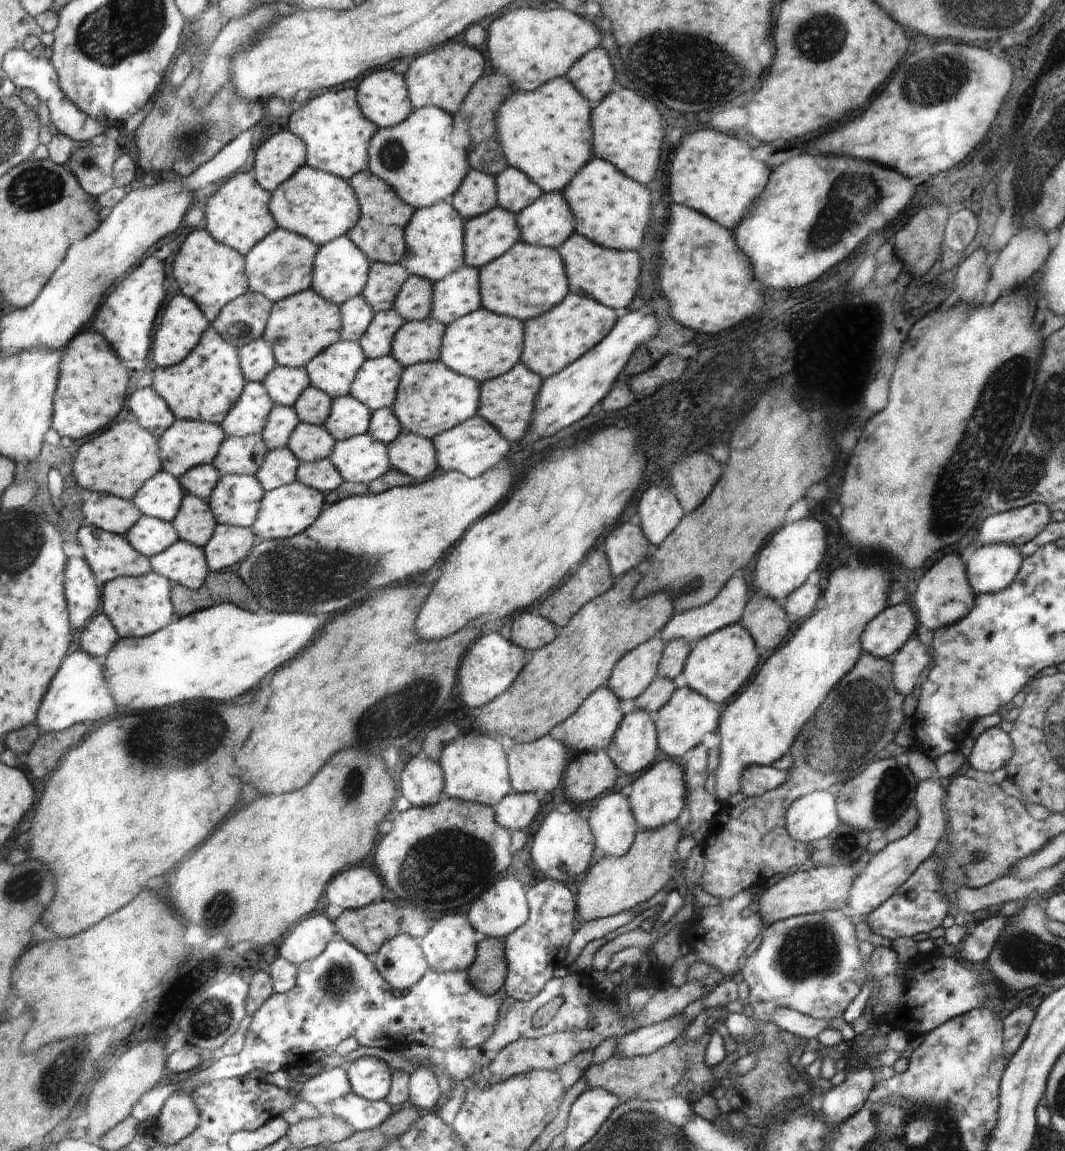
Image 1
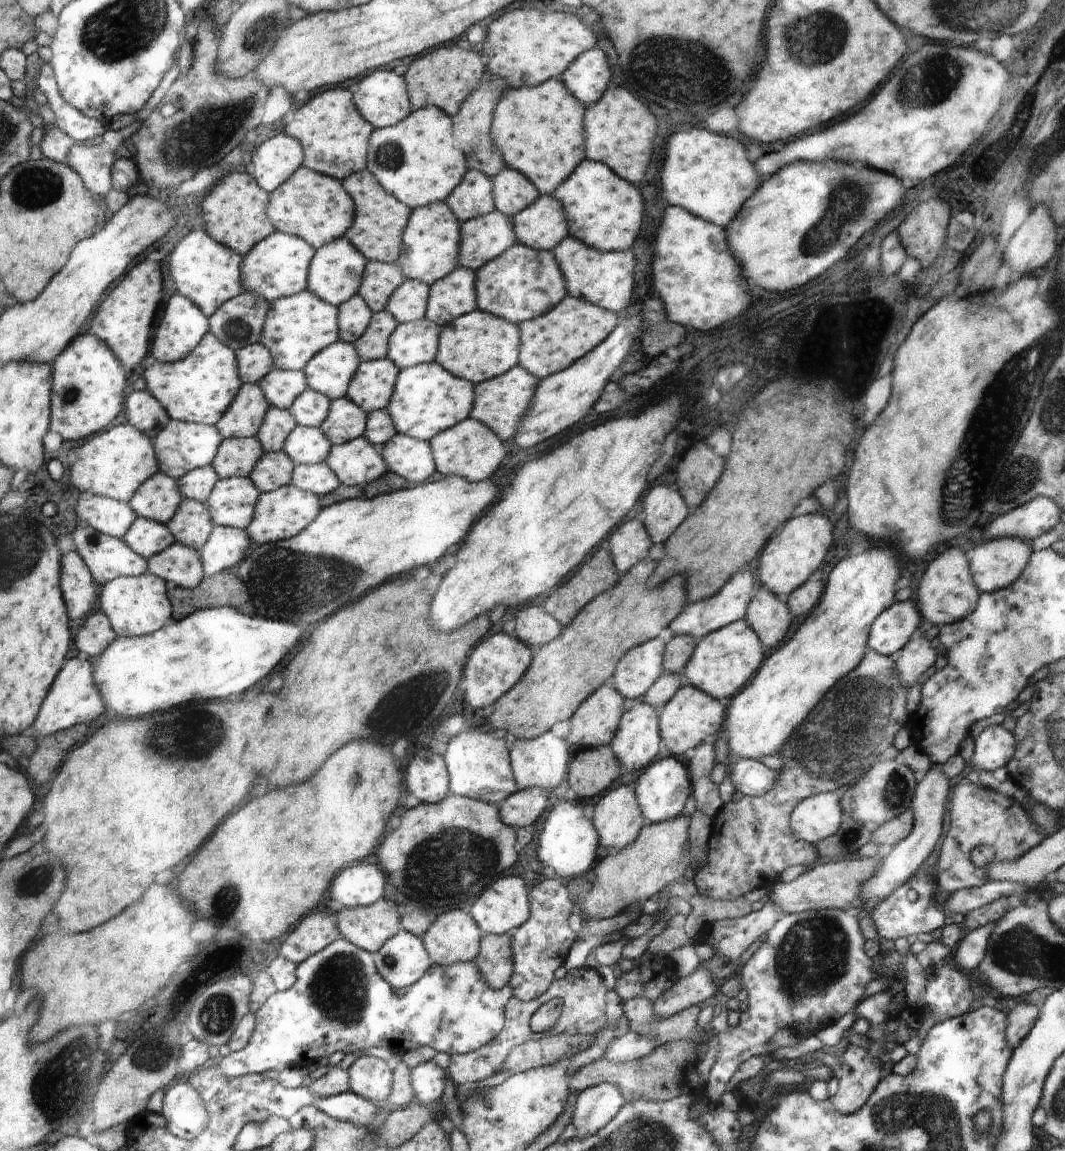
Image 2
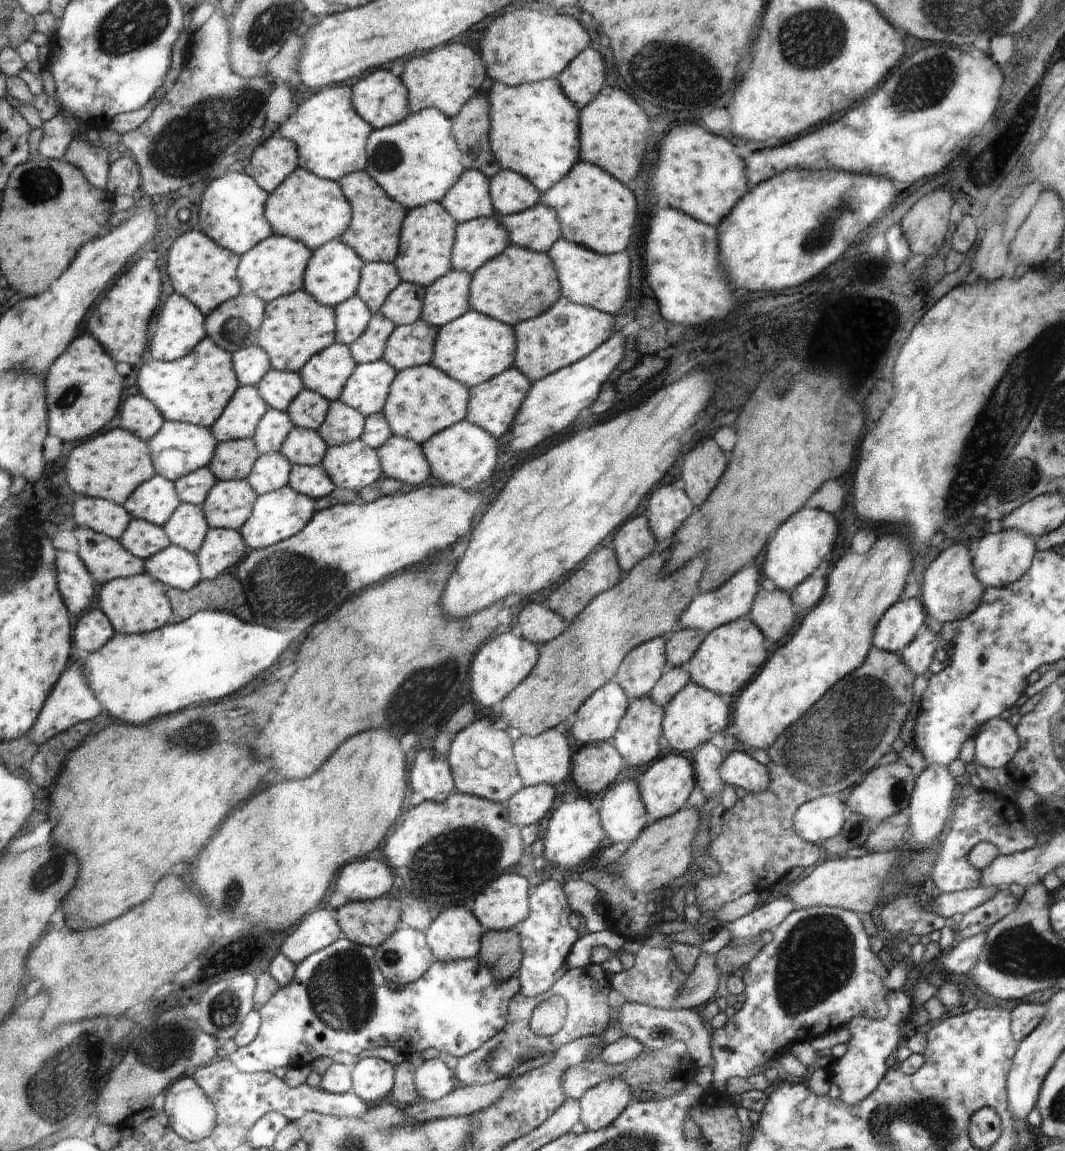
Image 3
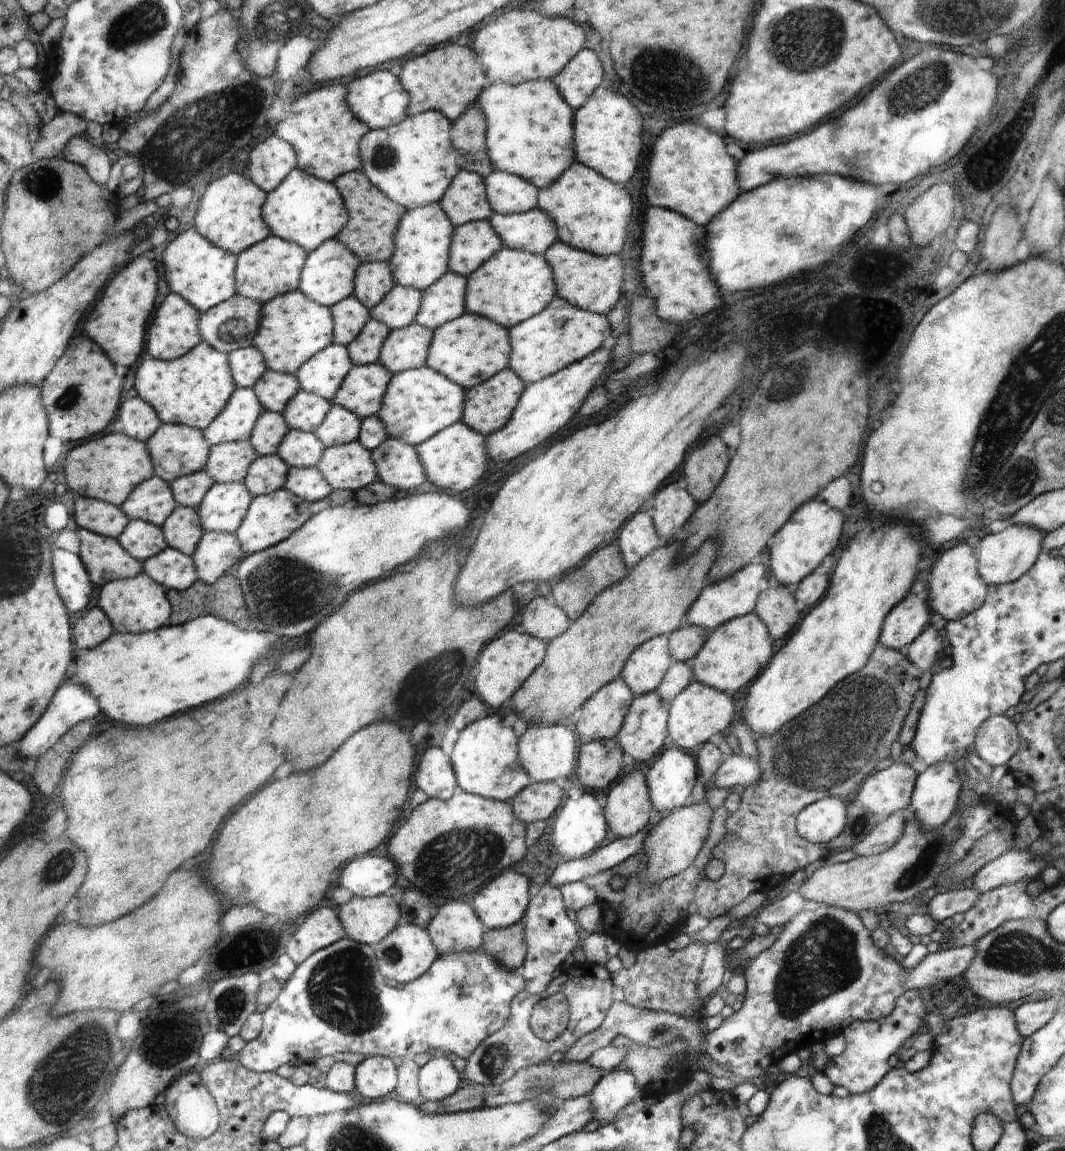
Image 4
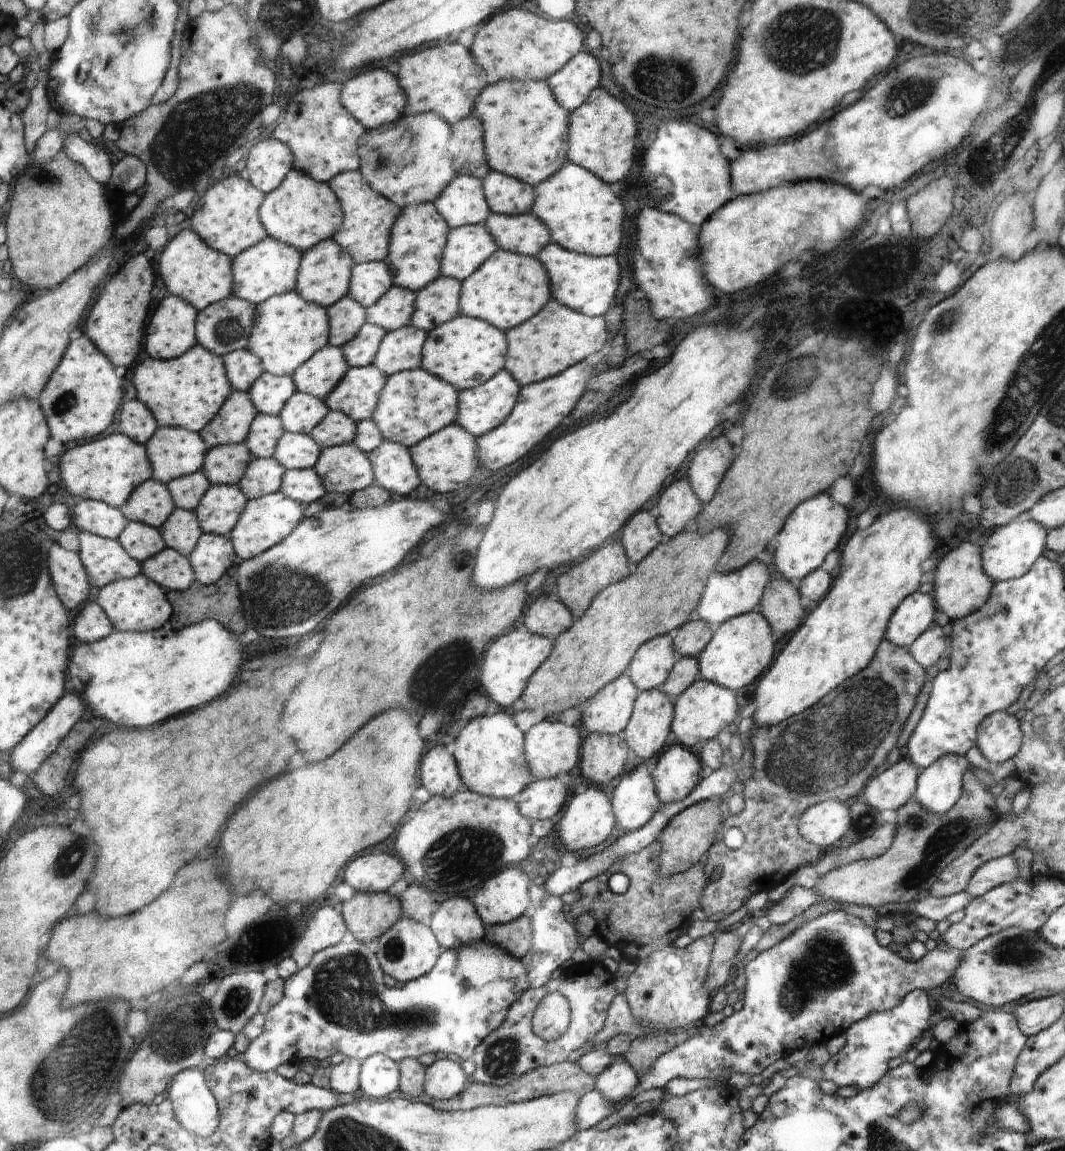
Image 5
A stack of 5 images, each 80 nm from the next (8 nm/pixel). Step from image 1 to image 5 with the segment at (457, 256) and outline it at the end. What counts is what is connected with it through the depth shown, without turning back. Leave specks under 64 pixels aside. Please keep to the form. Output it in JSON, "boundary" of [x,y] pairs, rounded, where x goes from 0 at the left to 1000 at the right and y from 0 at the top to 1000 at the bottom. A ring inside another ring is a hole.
{"boundary":[[[391,176],[378,182],[376,189],[369,195],[365,221],[360,226],[365,230],[369,247],[392,254],[409,243],[414,238],[414,226],[421,214],[423,200],[421,192],[408,176]]]}

